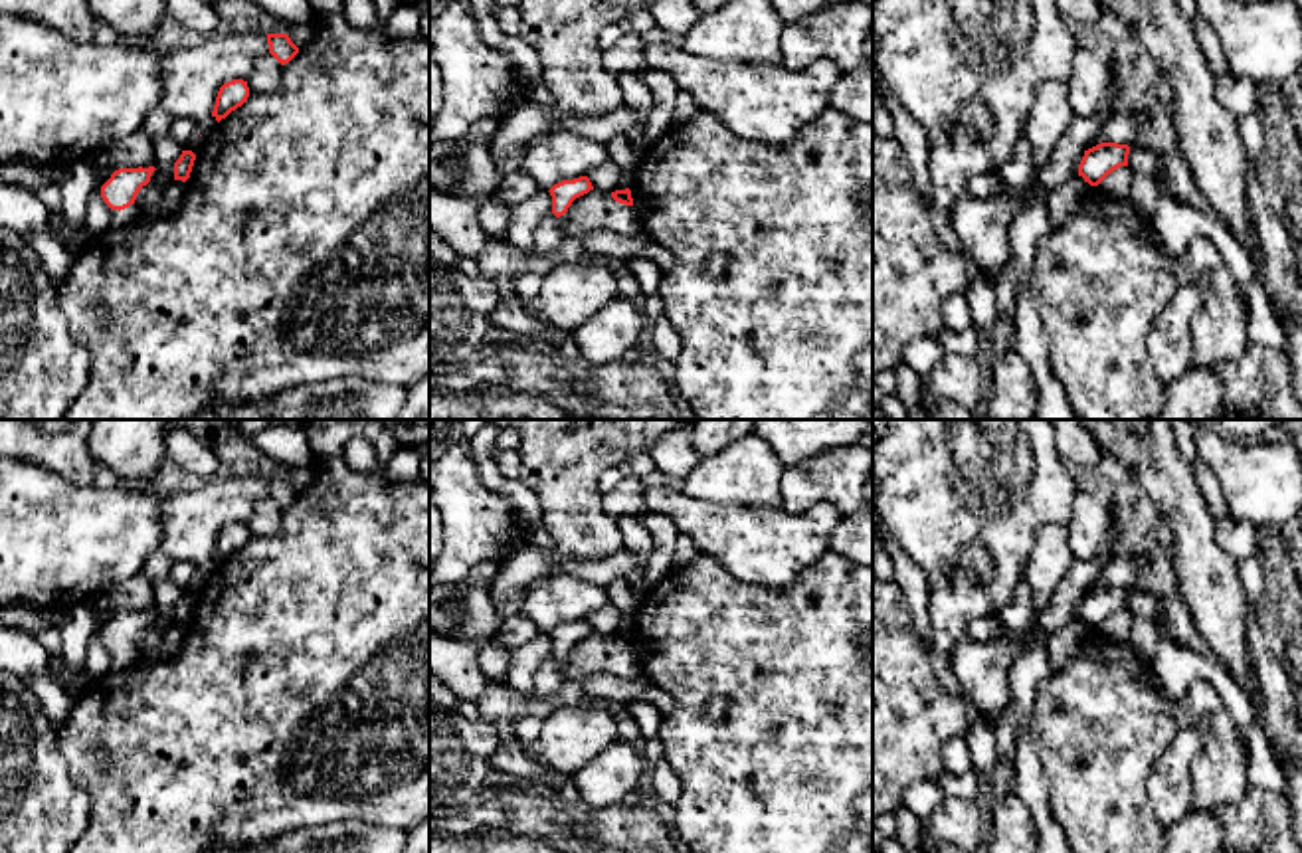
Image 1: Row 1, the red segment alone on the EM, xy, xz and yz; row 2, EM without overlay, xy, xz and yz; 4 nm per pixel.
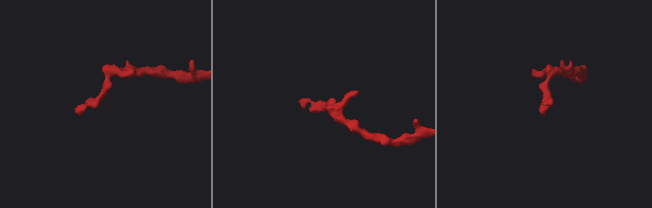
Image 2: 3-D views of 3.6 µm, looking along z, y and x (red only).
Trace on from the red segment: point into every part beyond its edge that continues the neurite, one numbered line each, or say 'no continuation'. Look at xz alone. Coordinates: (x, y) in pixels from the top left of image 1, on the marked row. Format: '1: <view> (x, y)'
no continuation

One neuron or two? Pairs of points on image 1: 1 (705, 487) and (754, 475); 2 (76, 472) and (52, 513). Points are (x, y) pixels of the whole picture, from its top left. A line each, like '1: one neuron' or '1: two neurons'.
1: one neuron
2: two neurons

